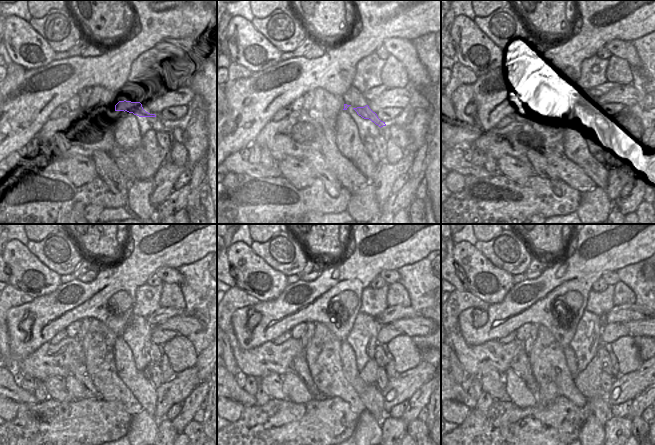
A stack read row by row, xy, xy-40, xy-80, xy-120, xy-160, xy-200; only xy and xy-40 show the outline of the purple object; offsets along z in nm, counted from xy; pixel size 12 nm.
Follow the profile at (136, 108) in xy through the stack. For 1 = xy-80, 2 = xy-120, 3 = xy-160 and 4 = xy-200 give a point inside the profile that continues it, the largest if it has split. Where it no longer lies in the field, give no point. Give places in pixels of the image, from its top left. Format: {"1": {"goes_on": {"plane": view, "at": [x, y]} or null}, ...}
{"1": {"goes_on": {"plane": "xy-80", "at": [603, 124]}}, "2": {"goes_on": {"plane": "xy-120", "at": [156, 357]}}, "3": {"goes_on": {"plane": "xy-160", "at": [381, 360]}}, "4": {"goes_on": {"plane": "xy-200", "at": [605, 360]}}}

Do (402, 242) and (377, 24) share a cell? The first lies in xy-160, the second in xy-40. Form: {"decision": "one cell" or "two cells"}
{"decision": "one cell"}

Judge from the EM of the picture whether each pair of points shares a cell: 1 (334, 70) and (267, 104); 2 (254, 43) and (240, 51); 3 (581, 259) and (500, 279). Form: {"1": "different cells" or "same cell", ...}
{"1": "same cell", "2": "same cell", "3": "different cells"}

